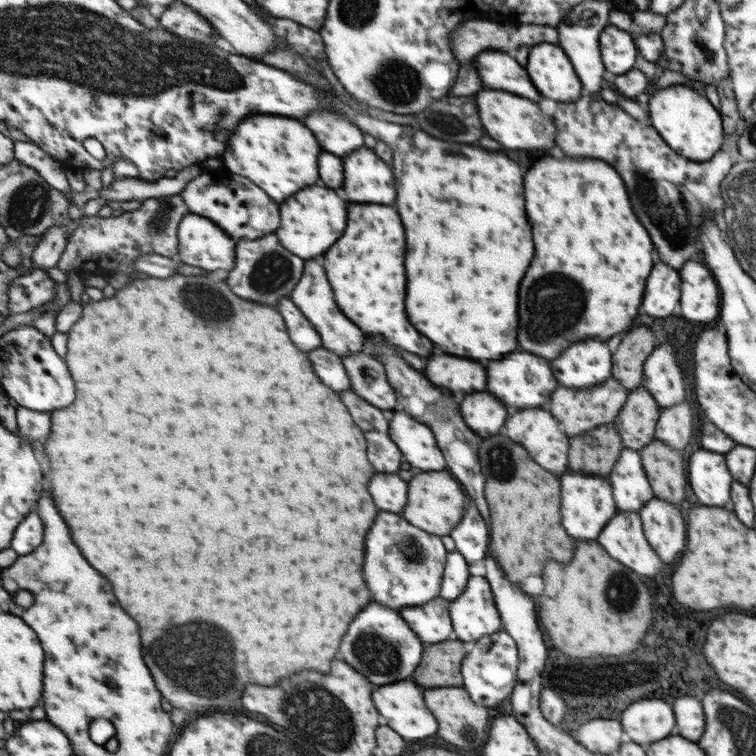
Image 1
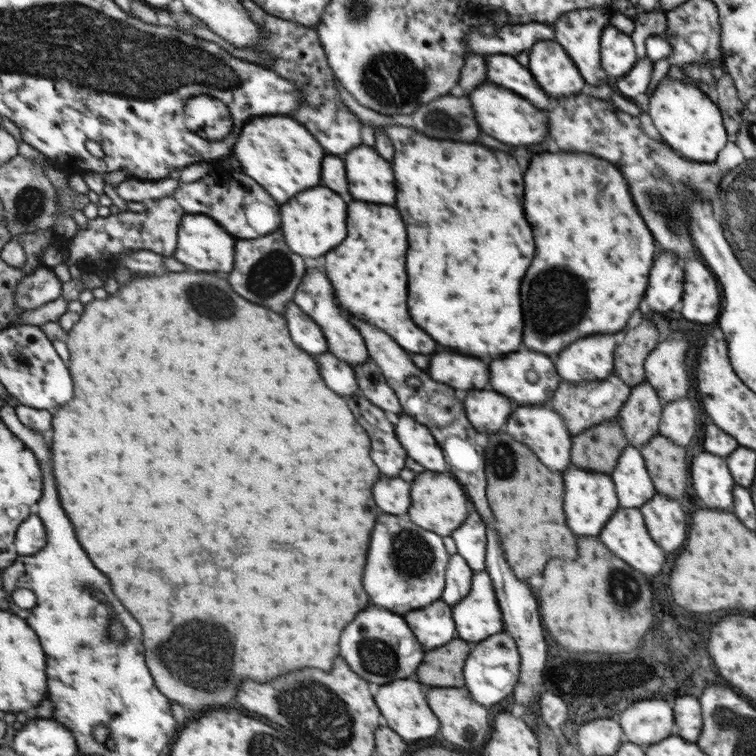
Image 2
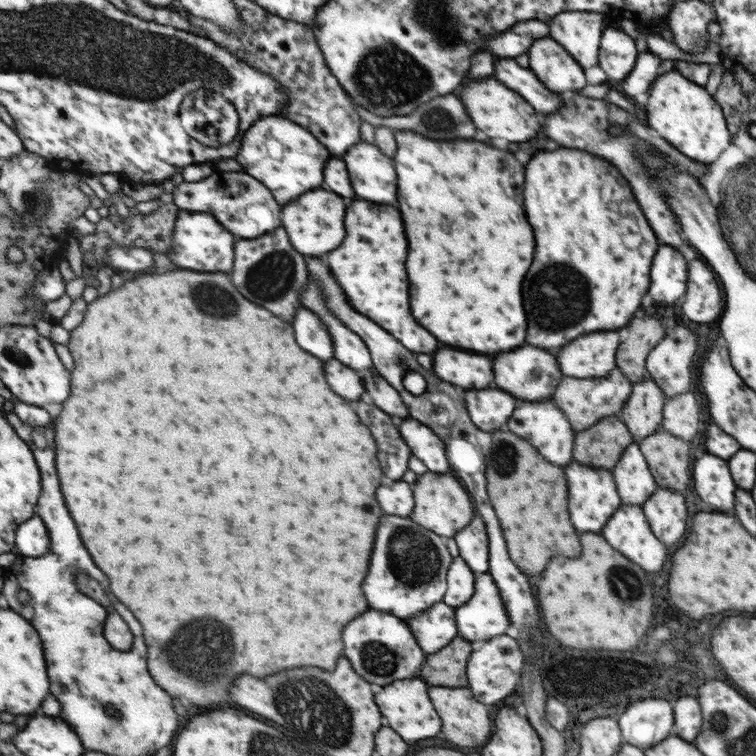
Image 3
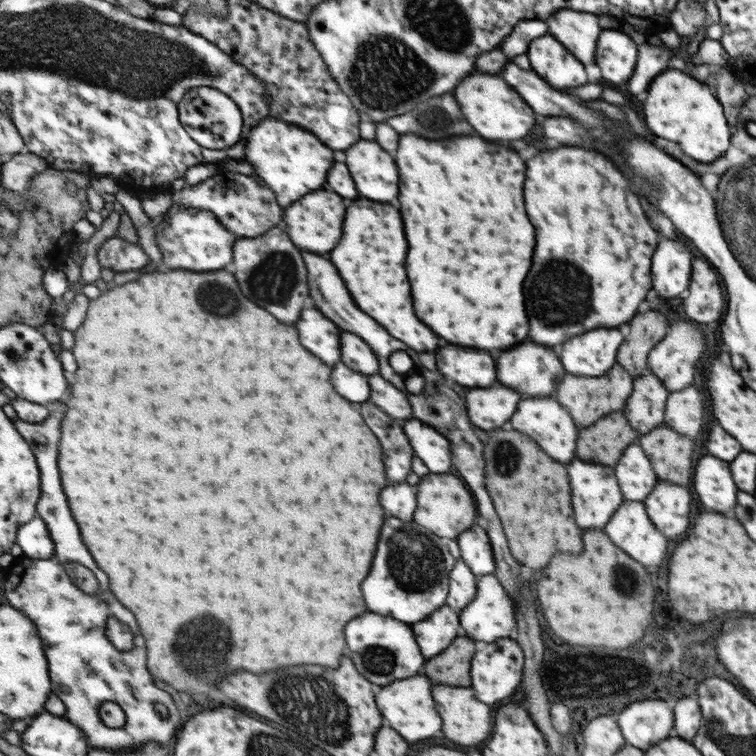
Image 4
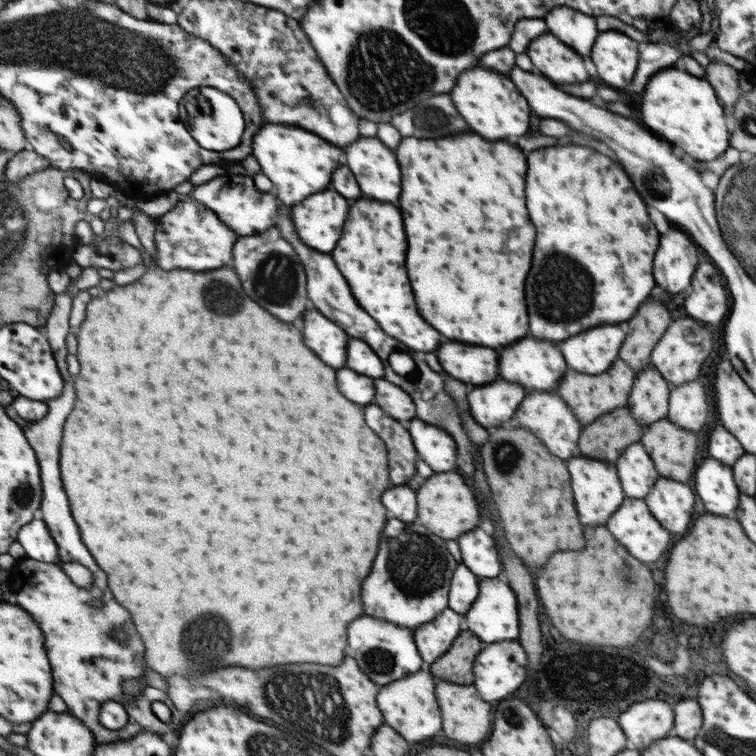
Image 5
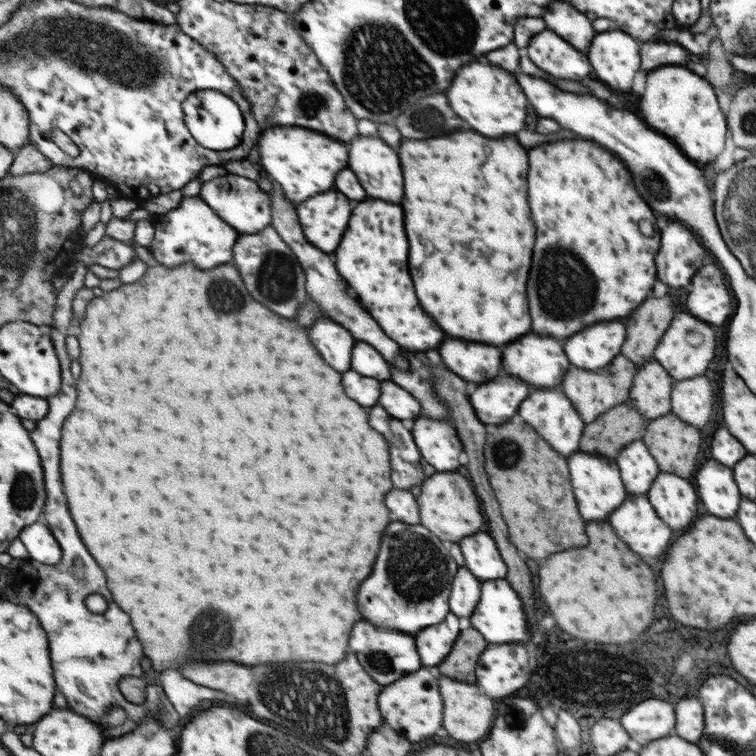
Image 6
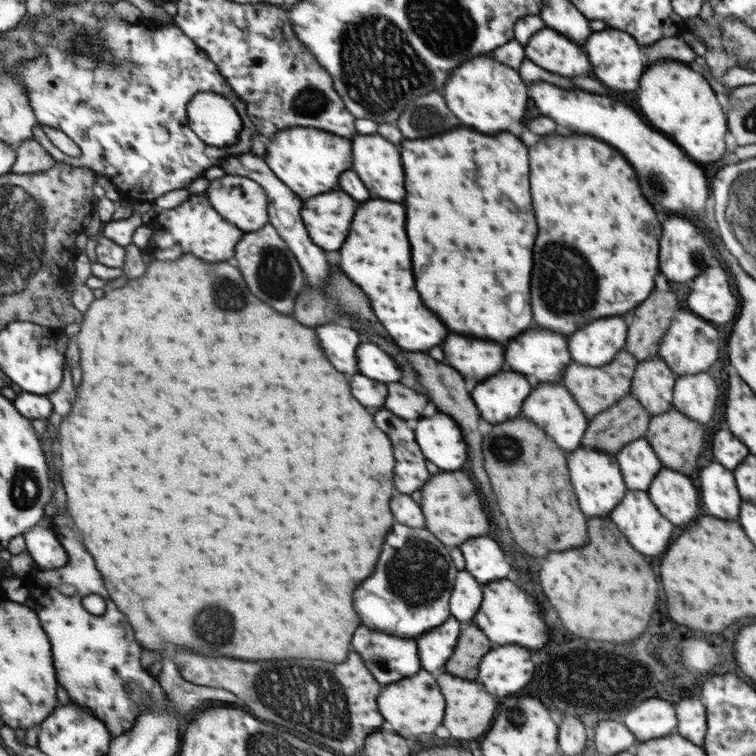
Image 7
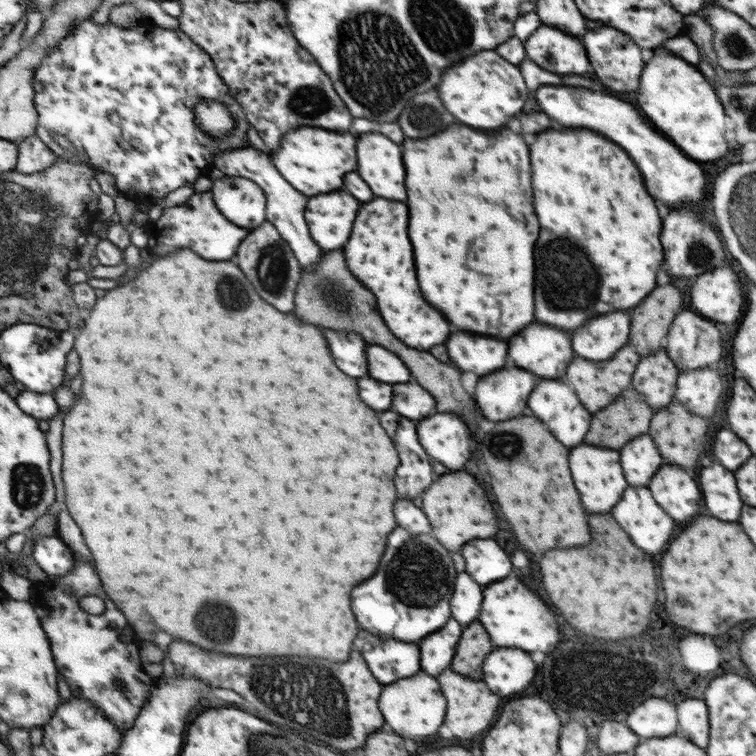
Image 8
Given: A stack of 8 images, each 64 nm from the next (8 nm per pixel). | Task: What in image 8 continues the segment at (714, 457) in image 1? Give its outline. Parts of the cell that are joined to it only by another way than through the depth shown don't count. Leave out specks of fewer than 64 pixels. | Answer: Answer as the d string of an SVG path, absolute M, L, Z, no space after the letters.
M711 464L699 472L699 484L702 486L703 506L709 516L727 522L739 518L741 498L735 490L733 472L725 470L719 464Z

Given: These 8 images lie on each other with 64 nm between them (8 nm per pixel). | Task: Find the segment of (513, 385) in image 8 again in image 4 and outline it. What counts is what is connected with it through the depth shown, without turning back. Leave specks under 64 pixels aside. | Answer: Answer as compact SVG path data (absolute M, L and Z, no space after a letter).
M503 384L472 388L462 397L470 423L487 433L507 422L519 402L519 394L513 388L505 388Z

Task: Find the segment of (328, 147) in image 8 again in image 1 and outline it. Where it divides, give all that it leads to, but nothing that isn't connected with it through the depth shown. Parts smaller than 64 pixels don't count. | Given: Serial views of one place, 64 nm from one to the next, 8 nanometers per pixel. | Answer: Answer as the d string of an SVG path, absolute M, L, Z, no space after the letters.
M253 115L239 124L221 160L226 170L255 180L273 200L285 202L301 188L317 182L317 154L319 146L305 124L281 115Z

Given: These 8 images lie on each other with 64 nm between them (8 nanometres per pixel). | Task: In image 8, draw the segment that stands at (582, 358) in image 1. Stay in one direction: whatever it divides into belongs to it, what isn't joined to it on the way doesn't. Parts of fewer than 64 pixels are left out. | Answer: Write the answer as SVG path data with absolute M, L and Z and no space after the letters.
M611 312L611 316L597 316L577 328L575 336L575 357L583 360L603 362L617 354L617 348L625 344L629 332L629 313Z

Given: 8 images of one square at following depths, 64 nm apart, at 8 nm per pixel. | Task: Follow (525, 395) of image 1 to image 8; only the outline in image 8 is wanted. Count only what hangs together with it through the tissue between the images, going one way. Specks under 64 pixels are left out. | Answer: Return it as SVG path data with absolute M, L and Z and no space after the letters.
M531 324L531 328L523 328L519 336L511 336L510 354L511 362L517 368L523 368L527 372L535 373L539 378L551 378L551 380L562 379L566 374L574 352L571 352L572 344L569 344L569 336L561 330L543 326L543 324Z

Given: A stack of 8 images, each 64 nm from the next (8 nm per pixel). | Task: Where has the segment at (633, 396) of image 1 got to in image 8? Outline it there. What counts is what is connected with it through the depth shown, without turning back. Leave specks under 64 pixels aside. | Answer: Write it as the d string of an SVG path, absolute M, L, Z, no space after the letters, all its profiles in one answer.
M657 350L639 359L630 387L643 396L654 411L669 406L675 390L677 365L665 350Z

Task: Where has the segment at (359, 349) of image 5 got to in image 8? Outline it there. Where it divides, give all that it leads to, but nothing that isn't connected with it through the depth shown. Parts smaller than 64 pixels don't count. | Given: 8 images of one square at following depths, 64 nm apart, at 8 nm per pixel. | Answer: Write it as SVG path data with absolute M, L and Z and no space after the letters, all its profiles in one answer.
M374 344L367 345L366 354L367 365L371 370L369 378L390 385L405 383L411 378L410 370L396 354Z

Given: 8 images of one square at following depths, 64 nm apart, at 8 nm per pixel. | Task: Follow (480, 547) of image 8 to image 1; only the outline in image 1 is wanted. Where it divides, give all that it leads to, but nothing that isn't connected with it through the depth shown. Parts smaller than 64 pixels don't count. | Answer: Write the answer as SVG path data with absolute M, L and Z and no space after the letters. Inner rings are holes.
M475 506L467 508L467 514L462 516L458 526L450 532L457 551L469 563L475 563L485 556L487 544L487 528ZM463 522L463 524L461 524Z

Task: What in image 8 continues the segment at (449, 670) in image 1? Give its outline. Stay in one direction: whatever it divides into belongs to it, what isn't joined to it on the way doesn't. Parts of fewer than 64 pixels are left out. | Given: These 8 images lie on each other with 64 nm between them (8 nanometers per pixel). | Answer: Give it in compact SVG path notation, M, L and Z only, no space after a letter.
M479 620L470 622L465 627L451 670L463 672L463 676L471 676L473 680L477 680L481 676L481 660L487 656L487 652L491 652L490 635Z

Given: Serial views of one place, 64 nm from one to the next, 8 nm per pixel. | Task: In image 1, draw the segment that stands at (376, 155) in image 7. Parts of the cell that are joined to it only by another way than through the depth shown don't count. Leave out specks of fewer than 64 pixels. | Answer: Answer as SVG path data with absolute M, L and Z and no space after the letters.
M367 148L343 158L347 164L347 184L343 184L349 202L391 204L395 198L391 170Z

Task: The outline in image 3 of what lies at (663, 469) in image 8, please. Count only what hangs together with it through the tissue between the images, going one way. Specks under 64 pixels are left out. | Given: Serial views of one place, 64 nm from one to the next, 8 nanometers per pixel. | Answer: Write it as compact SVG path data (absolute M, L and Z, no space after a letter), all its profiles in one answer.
M657 488L641 506L651 532L659 536L661 544L667 544L669 548L683 540L687 514L681 494L667 488Z

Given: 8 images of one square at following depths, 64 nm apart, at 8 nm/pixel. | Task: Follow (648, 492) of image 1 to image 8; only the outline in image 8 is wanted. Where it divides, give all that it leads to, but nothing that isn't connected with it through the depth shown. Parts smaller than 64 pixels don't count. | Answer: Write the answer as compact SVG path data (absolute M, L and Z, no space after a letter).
M649 434L639 435L626 443L620 456L622 471L627 472L627 480L631 480L631 486L635 487L648 488L650 479L665 462Z

